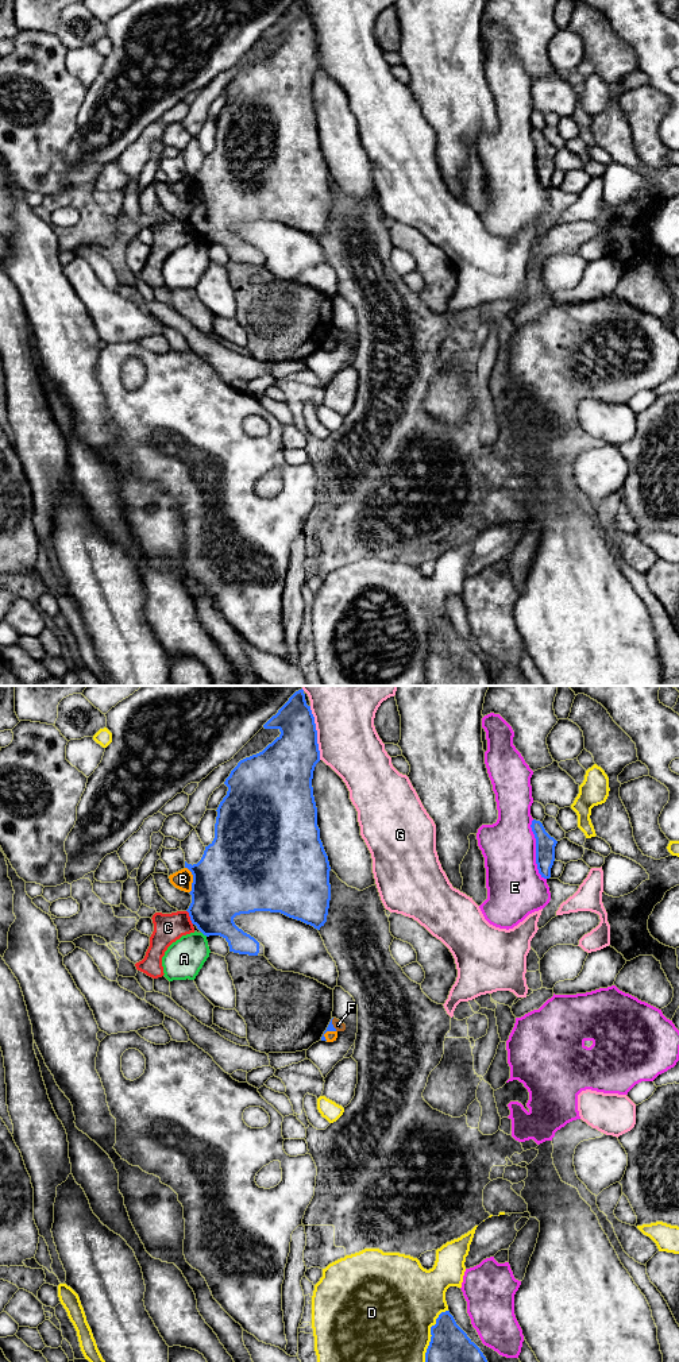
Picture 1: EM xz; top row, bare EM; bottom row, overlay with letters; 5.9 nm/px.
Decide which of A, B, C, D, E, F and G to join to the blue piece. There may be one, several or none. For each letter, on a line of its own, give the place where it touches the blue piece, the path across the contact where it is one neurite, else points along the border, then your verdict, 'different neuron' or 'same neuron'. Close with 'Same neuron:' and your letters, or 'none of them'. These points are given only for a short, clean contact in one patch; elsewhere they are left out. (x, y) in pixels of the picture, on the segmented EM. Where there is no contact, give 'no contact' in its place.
A: contact xz (204, 934); different neuron
B: contact xz (193, 880); different neuron
C: contact xz (189, 915); different neuron
D: contact xz (431, 1334); different neuron
E: contact xz (536, 849); different neuron
F: contact xz (332, 1025); border xz (332, 1018), (332, 1026), (336, 1030); different neuron
G: contact xz (316, 733); different neuron
Same neuron: none of them

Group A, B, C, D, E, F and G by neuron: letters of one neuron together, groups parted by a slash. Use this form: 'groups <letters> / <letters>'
groups A / B / C / D / E / F / G

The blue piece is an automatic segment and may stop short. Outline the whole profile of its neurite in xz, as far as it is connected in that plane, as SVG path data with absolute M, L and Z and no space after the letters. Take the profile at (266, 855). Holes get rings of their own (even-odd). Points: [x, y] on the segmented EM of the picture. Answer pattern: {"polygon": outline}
{"polygon": "M304 690L296 691L289 701L273 715L265 725L265 729L278 729L281 734L269 744L262 752L246 757L238 763L238 765L231 771L229 776L225 779L224 784L228 787L227 795L223 798L217 807L217 817L215 823L215 838L205 846L204 854L197 864L188 864L185 861L185 868L188 868L193 875L192 891L192 903L186 910L189 912L190 921L197 929L207 937L220 935L223 937L229 946L229 952L248 956L258 956L259 942L239 929L234 918L240 914L250 914L255 911L270 911L281 912L289 918L301 921L306 925L313 926L320 930L321 926L327 922L329 900L331 900L331 884L329 884L329 861L324 850L323 842L320 840L320 829L317 826L317 807L313 796L313 771L316 764L320 761L320 751L317 744L317 730L315 724L315 717L312 714L310 706L306 705Z"}

